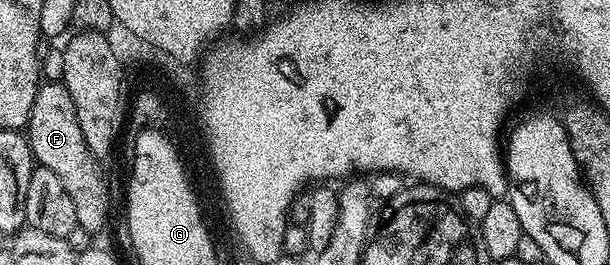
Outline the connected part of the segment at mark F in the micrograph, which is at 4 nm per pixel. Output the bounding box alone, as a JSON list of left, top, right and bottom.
[27,80,109,236]

